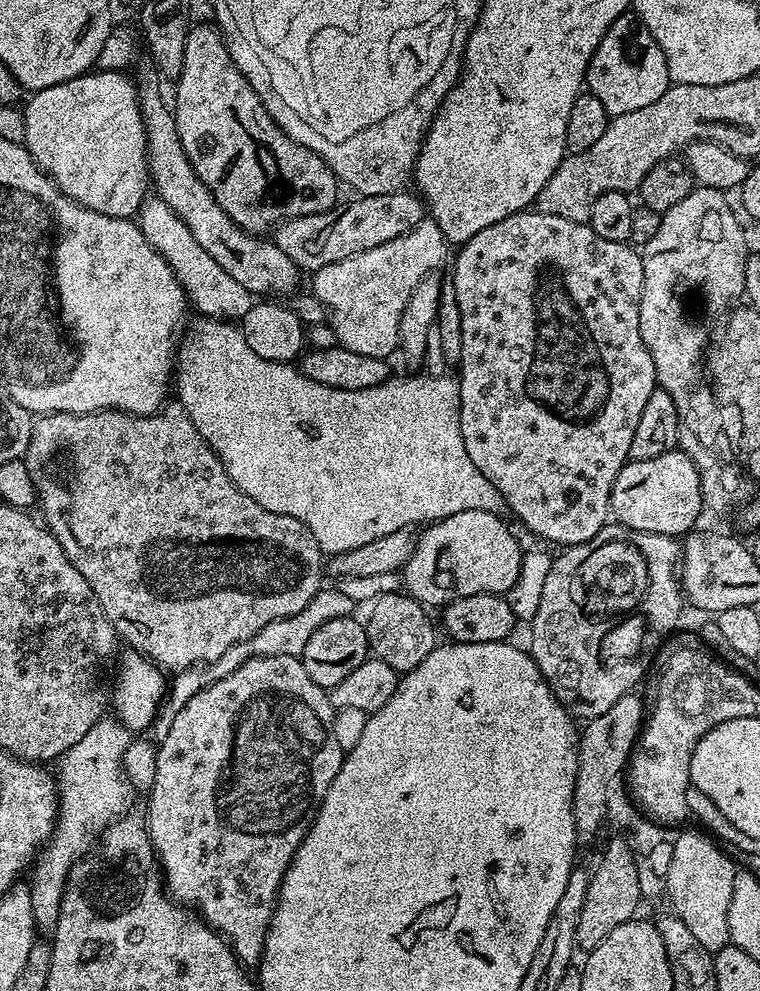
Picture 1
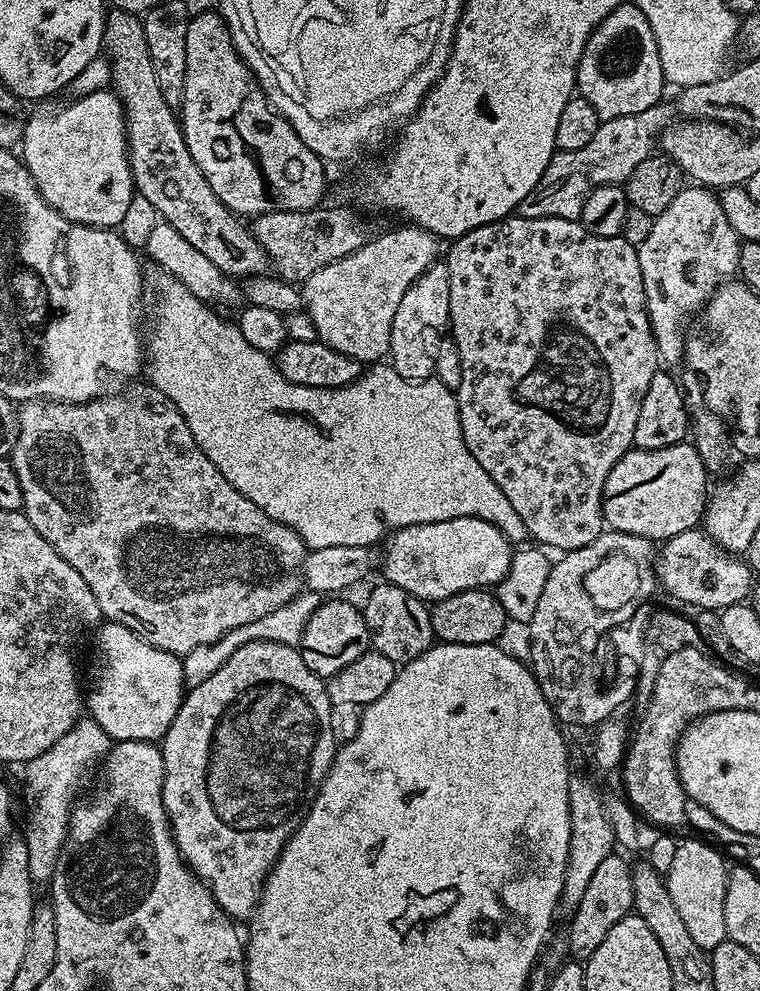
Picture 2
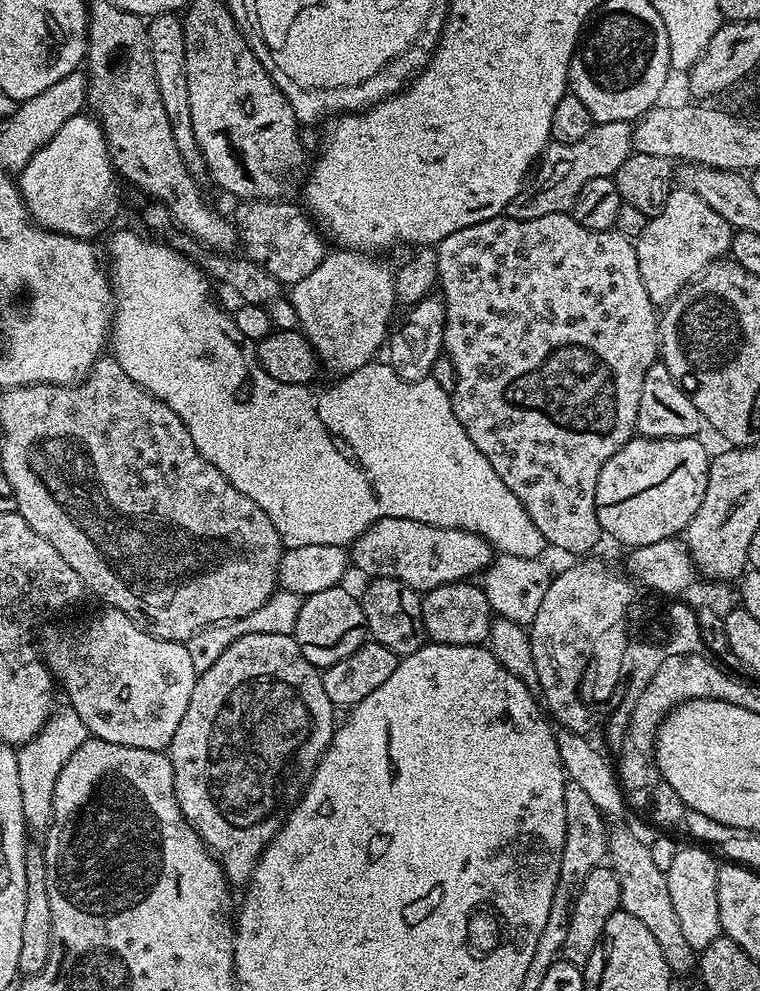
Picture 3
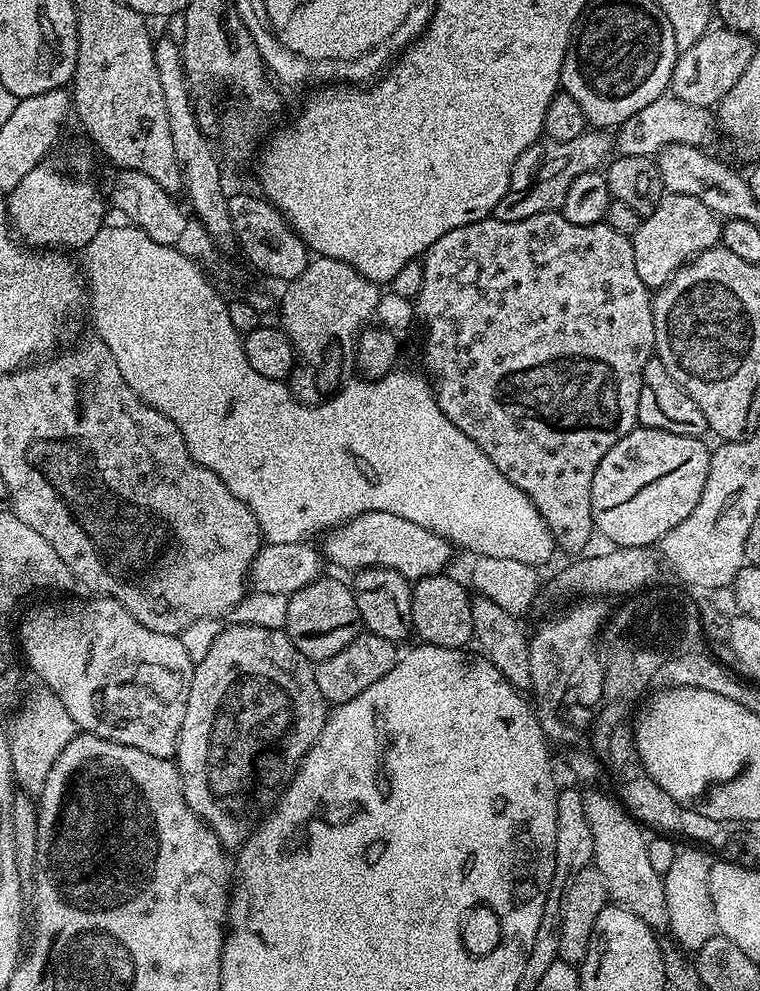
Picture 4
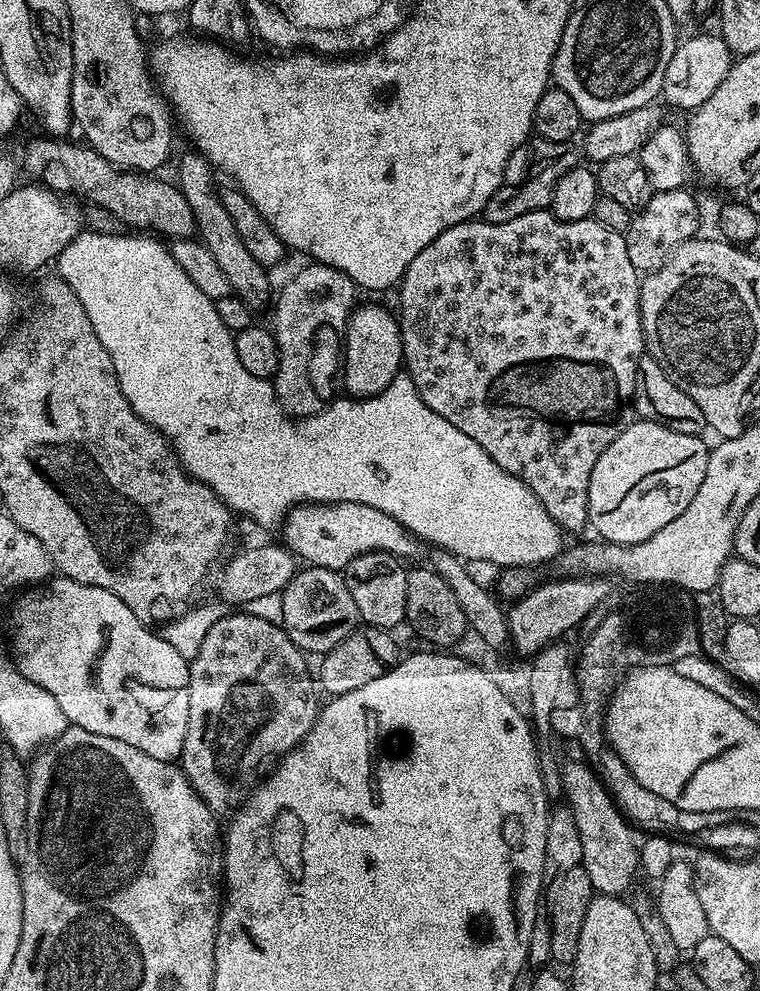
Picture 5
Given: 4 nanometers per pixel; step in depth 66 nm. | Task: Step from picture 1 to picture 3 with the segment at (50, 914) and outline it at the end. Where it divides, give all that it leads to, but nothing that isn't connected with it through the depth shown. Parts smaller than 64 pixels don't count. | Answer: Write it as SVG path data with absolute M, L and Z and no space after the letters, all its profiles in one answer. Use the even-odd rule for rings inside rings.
M64 706L53 711L52 718L44 723L44 729L28 744L19 745L18 786L22 786L22 814L25 825L39 834L47 833L48 823L52 820L52 803L54 802L54 786L58 782L58 774L62 774L62 766L90 738L86 722L78 718L71 706Z

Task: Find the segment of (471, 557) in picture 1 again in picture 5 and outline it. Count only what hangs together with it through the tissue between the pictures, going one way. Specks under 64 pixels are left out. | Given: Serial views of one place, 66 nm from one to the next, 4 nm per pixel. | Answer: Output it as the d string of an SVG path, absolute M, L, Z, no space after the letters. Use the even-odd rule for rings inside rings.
M358 502L306 504L291 513L282 525L283 547L305 565L340 572L354 558L367 552L388 552L391 556L416 556L422 544L390 514Z

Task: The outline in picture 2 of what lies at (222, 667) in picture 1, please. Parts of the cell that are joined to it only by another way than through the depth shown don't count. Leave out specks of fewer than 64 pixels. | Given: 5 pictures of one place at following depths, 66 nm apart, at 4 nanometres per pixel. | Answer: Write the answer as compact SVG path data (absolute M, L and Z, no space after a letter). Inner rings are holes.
M301 591L285 606L274 610L272 614L268 614L266 618L258 618L255 622L247 623L245 626L235 627L234 630L226 633L222 639L216 644L203 644L195 647L194 650L187 653L183 657L183 678L185 685L188 688L193 688L196 685L201 685L206 678L210 678L218 667L238 650L239 646L244 646L246 642L252 641L274 641L282 642L283 644L297 645L304 633L306 622L310 620L310 615L322 603L322 596L319 592Z

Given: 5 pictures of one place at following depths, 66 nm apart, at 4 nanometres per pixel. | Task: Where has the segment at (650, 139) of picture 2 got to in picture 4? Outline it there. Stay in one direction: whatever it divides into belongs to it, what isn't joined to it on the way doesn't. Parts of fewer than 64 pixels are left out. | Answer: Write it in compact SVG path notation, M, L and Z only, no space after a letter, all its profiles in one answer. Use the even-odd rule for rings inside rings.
M586 130L578 138L570 138L570 142L549 143L547 147L544 161L536 168L536 177L525 188L517 187L506 193L502 202L494 206L492 216L495 219L502 222L522 222L522 218L534 218L534 214L559 210L566 198L566 190L570 190L570 182L574 182L578 174L597 171L613 155L614 140L607 131Z

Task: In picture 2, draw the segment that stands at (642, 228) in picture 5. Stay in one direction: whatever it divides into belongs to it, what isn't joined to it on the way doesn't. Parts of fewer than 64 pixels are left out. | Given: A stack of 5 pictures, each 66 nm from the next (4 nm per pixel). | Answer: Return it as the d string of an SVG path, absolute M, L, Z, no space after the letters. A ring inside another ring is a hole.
M703 186L681 187L674 202L670 202L670 206L666 206L666 210L662 210L662 214L653 219L650 235L646 237L646 242L638 245L636 253L638 266L642 270L642 286L650 326L656 339L656 349L660 352L661 361L665 365L679 365L683 361L682 337L685 335L690 317L699 313L721 284L737 275L741 243L740 235L736 233L734 226L730 226L730 218L726 218L726 210L722 210L719 195Z

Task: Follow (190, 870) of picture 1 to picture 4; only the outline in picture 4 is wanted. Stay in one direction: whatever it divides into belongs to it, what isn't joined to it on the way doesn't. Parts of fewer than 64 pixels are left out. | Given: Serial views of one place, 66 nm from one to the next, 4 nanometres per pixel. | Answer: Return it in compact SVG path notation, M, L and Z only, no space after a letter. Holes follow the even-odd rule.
M235 622L229 623L228 625L221 627L220 633L214 640L213 644L209 646L209 650L206 653L206 658L202 661L198 661L194 664L192 669L192 681L190 682L190 690L188 691L188 701L184 707L184 717L182 718L182 730L180 731L180 741L176 743L176 754L174 757L174 763L178 771L180 771L180 781L182 782L182 790L184 791L184 797L186 802L190 806L190 810L194 810L194 814L198 814L200 817L207 822L214 830L216 837L220 839L221 844L224 845L225 849L236 850L239 849L240 845L252 835L257 824L264 819L266 813L275 805L276 801L280 799L285 788L288 787L290 781L292 781L293 774L296 773L297 768L300 767L300 763L304 761L304 755L313 748L320 739L322 734L322 726L328 721L328 713L330 711L330 705L328 701L322 698L322 690L318 690L318 682L316 681L316 670L313 661L306 658L306 654L302 654L302 650L298 650L298 646L294 646L294 642L289 638L287 631L284 628L267 628L266 626L258 625L246 625L237 624Z

